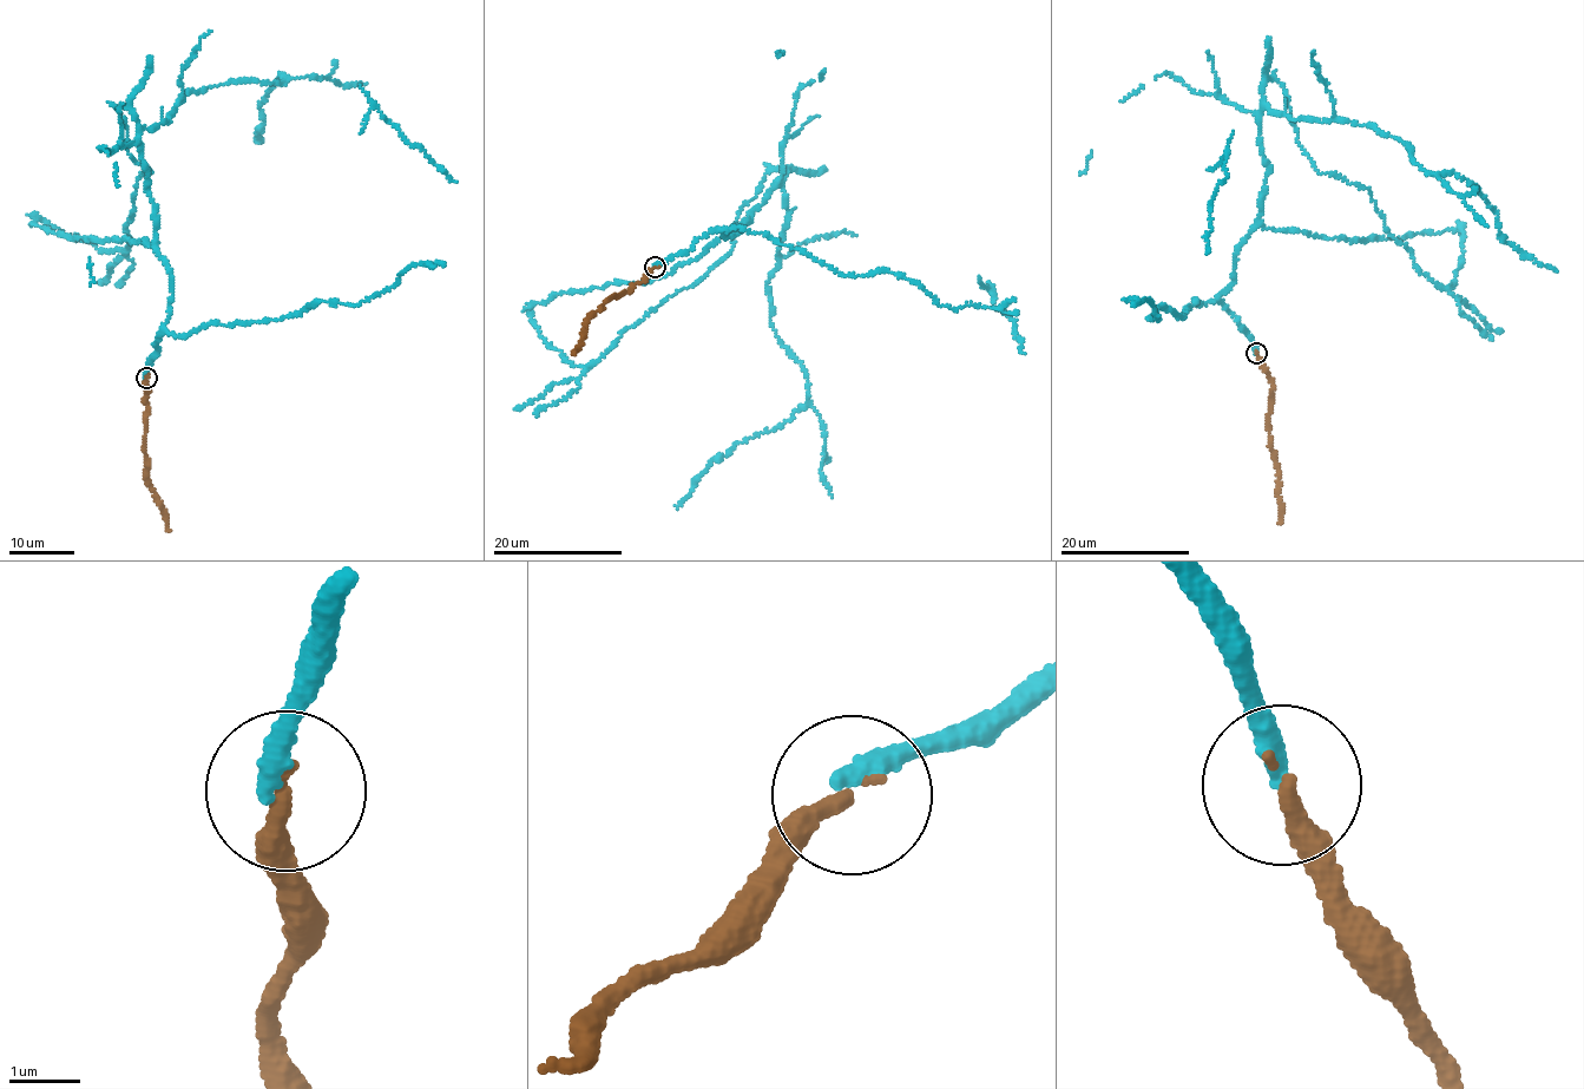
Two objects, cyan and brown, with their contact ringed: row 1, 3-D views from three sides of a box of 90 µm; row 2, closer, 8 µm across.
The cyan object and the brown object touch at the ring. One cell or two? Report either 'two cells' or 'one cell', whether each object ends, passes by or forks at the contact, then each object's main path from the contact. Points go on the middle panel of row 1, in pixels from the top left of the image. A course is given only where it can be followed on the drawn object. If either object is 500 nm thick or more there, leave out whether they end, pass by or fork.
one cell | cyan ends | brown ends | cyan via (655, 267), (716, 229), (742, 230), (782, 169), (738, 211), (731, 250), (591, 365), (547, 347), (527, 303) | brown via (655, 267), (626, 293), (603, 302), (587, 319), (573, 354)

